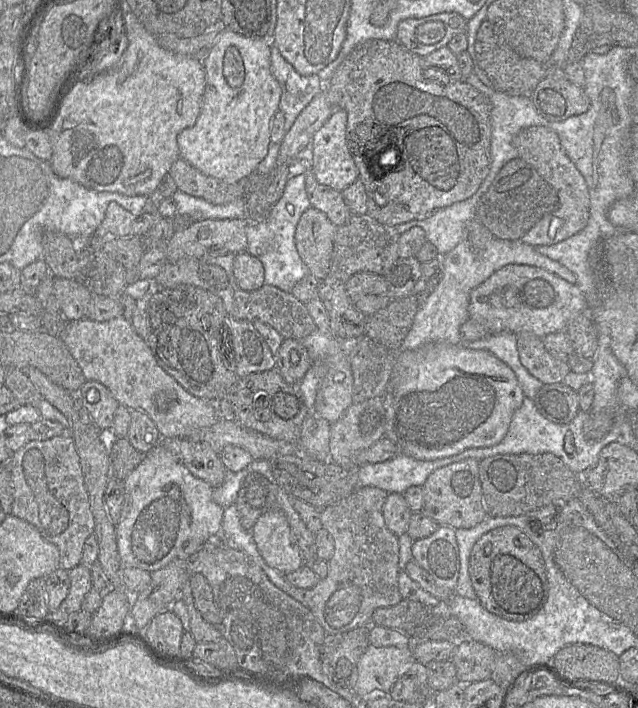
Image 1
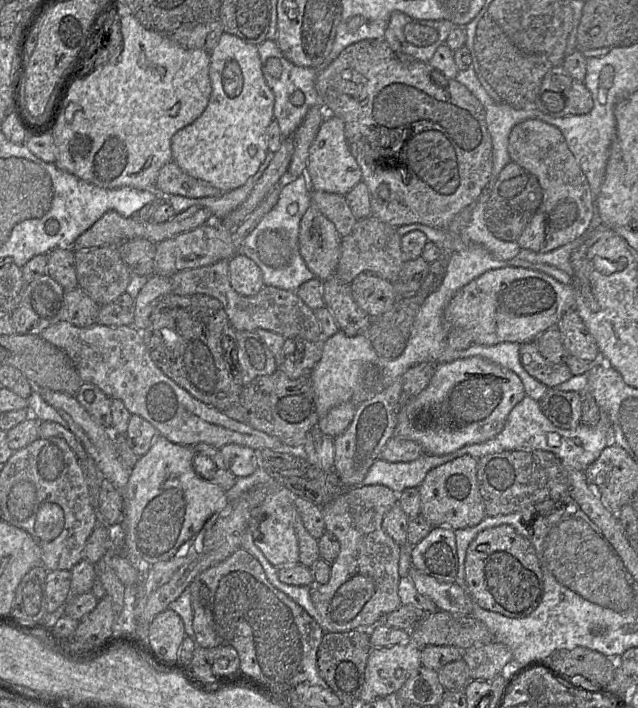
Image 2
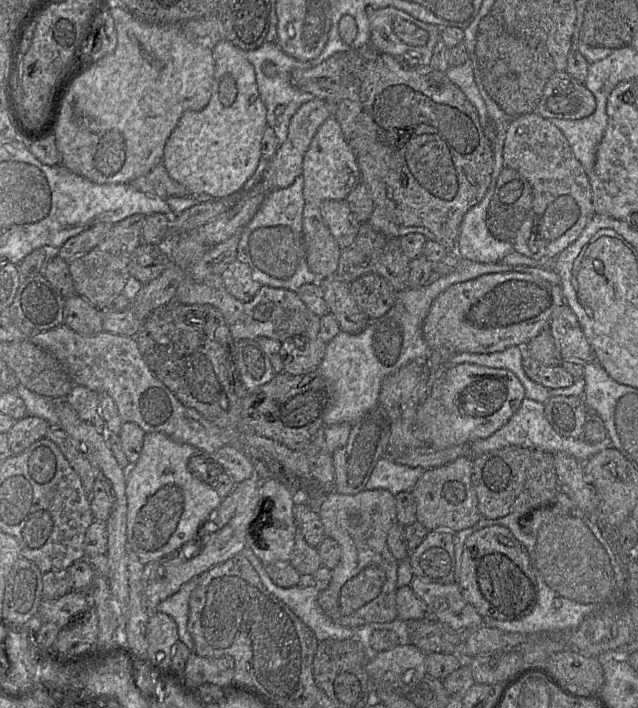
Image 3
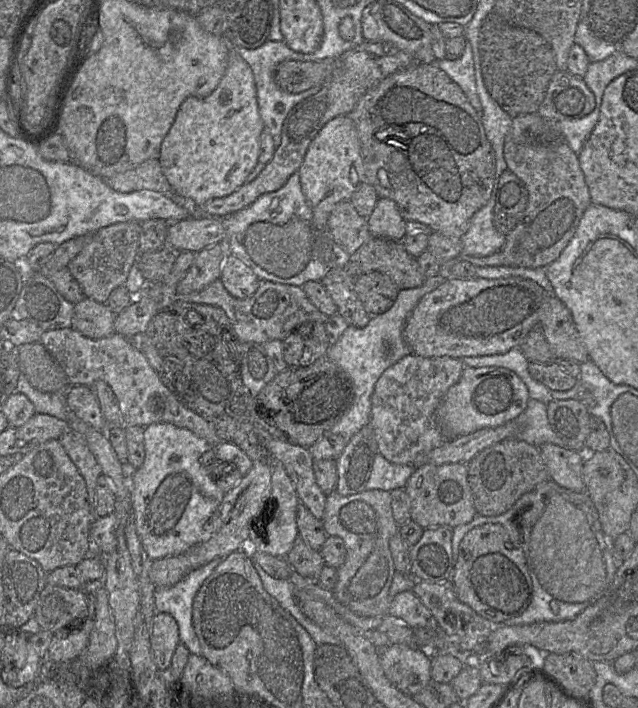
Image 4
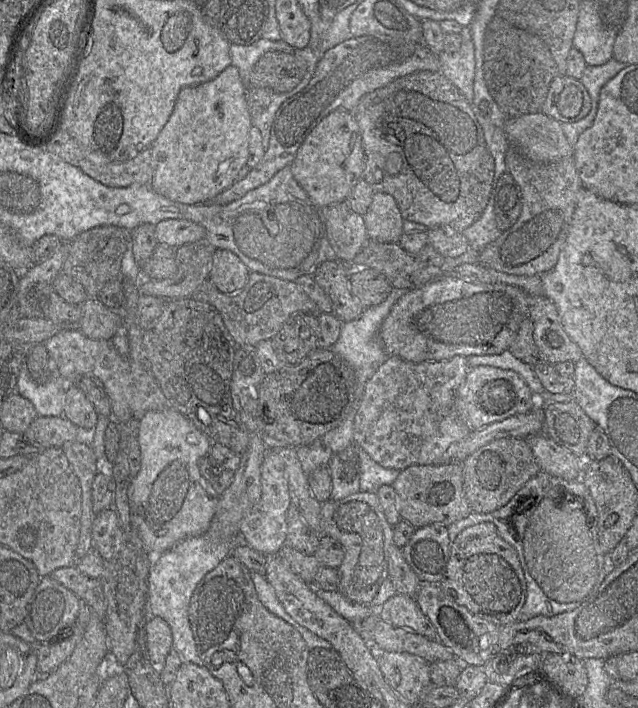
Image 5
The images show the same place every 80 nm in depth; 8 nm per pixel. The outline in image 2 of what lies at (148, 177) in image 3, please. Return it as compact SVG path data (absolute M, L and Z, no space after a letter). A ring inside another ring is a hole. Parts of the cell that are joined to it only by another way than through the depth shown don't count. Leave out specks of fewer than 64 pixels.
M173 160L159 171L155 187L160 195L180 195L189 198L219 197L225 192L208 182L185 173Z

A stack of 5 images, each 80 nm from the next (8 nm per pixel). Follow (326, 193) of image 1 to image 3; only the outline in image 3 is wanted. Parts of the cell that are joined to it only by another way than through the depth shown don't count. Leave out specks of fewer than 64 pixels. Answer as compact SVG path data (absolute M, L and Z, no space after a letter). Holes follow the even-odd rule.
M326 200L321 203L323 220L338 246L343 250L355 240L360 224L353 216L346 200Z

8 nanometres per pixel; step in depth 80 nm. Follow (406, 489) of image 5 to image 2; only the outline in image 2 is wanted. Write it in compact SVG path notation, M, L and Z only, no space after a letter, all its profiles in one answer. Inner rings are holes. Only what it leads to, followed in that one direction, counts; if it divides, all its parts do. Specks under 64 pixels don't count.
M464 455L431 469L418 487L420 494L420 515L434 527L450 527L452 530L476 526L487 515L477 478L478 460Z

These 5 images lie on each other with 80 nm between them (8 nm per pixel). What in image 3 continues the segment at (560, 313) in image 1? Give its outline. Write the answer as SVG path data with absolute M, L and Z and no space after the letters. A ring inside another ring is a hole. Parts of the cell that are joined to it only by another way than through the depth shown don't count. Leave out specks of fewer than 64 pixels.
M519 272L484 274L475 279L450 286L433 301L429 313L423 323L423 337L430 350L436 349L438 347L447 347L449 349L453 349L455 353L466 352L472 354L490 354L495 352L501 352L511 346L526 345L543 329L548 328L548 324L550 322L553 311L562 304L564 304L564 298L559 285L552 285L551 283L536 278L530 274Z

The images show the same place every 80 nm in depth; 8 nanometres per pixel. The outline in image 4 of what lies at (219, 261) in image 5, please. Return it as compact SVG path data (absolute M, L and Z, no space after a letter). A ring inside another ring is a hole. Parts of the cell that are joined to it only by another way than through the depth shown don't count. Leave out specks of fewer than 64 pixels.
M228 255L225 259L220 280L226 290L238 299L251 297L260 282L253 270L234 255Z

